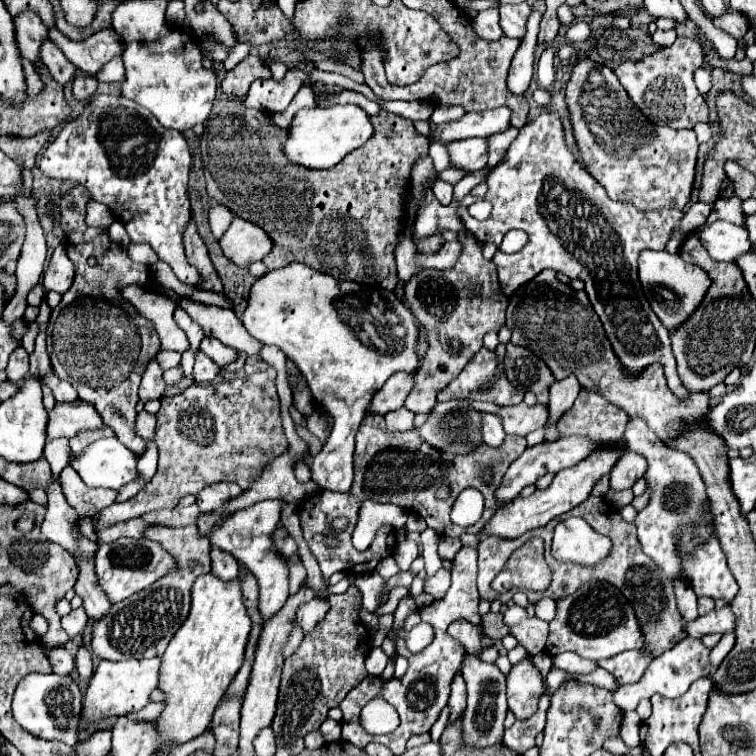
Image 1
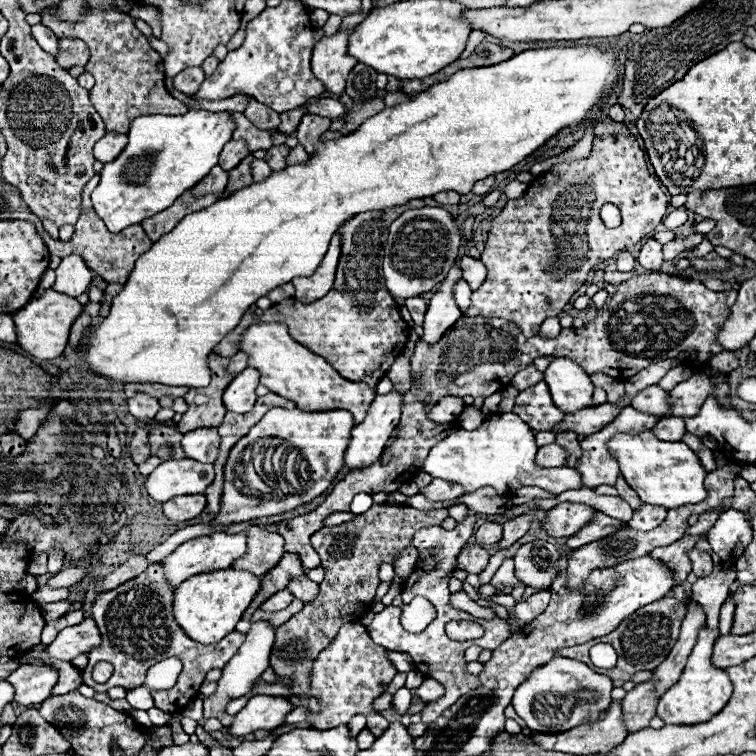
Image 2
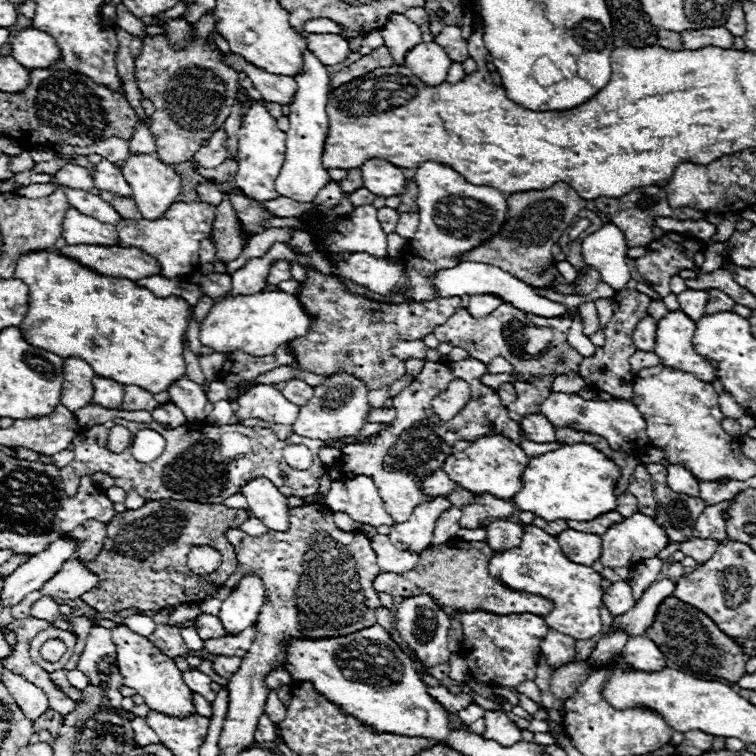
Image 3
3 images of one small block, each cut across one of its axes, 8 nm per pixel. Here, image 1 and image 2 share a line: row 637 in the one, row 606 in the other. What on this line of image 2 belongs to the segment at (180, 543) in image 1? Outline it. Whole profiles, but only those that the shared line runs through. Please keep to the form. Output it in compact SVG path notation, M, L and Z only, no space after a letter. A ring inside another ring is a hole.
M162 562L150 564L146 568L146 572L120 584L114 590L100 594L96 598L96 602L92 604L92 618L96 620L102 642L100 642L100 646L90 650L90 662L82 670L84 684L92 686L96 692L108 692L112 686L122 686L126 690L132 690L134 686L144 684L146 670L152 664L166 660L170 656L178 656L184 664L186 682L182 680L182 684L176 684L170 692L152 692L152 698L156 702L156 708L162 708L164 712L180 712L182 708L186 708L198 696L200 684L204 682L206 674L212 668L224 668L228 664L228 660L238 652L238 646L244 642L246 634L238 634L234 630L234 632L226 634L222 638L222 642L208 644L208 646L194 642L176 624L176 618L172 612L172 602L174 602L174 588L170 588L166 582ZM98 662L110 662L114 666L110 680L104 684L98 684L92 678L92 670Z

